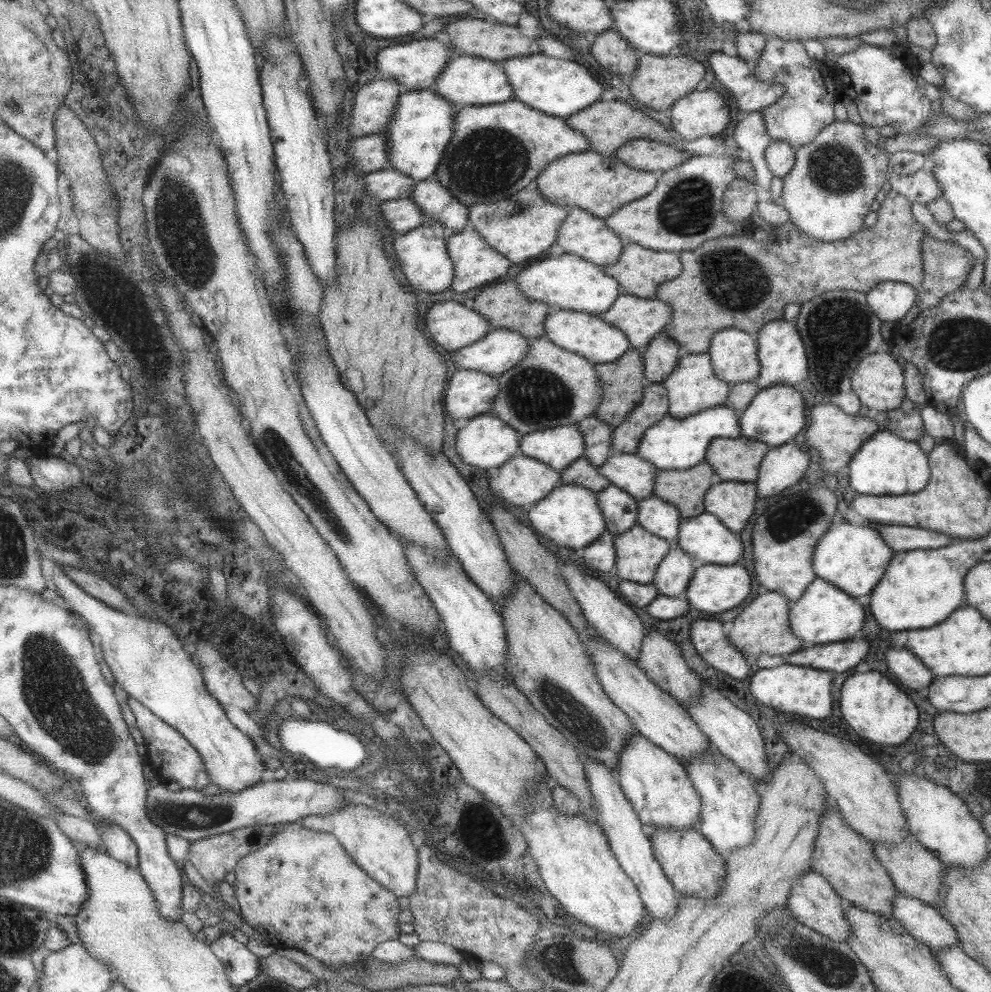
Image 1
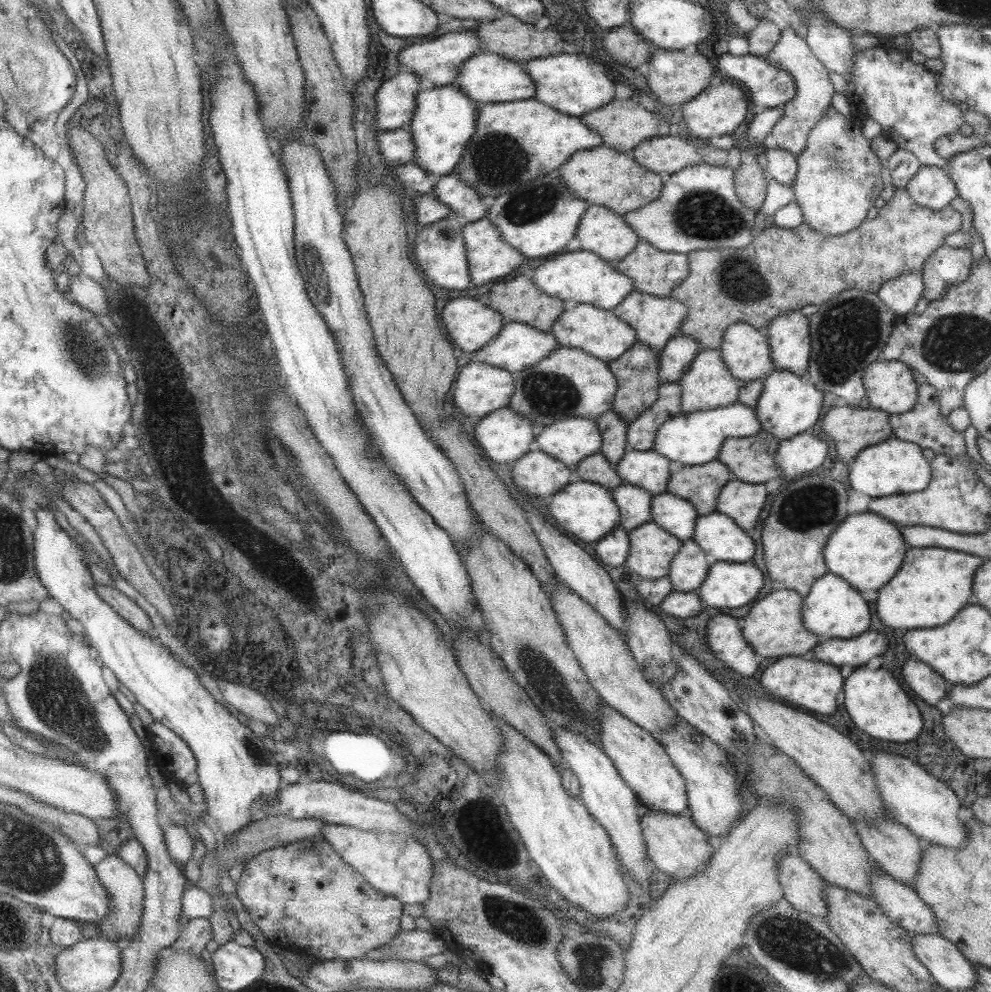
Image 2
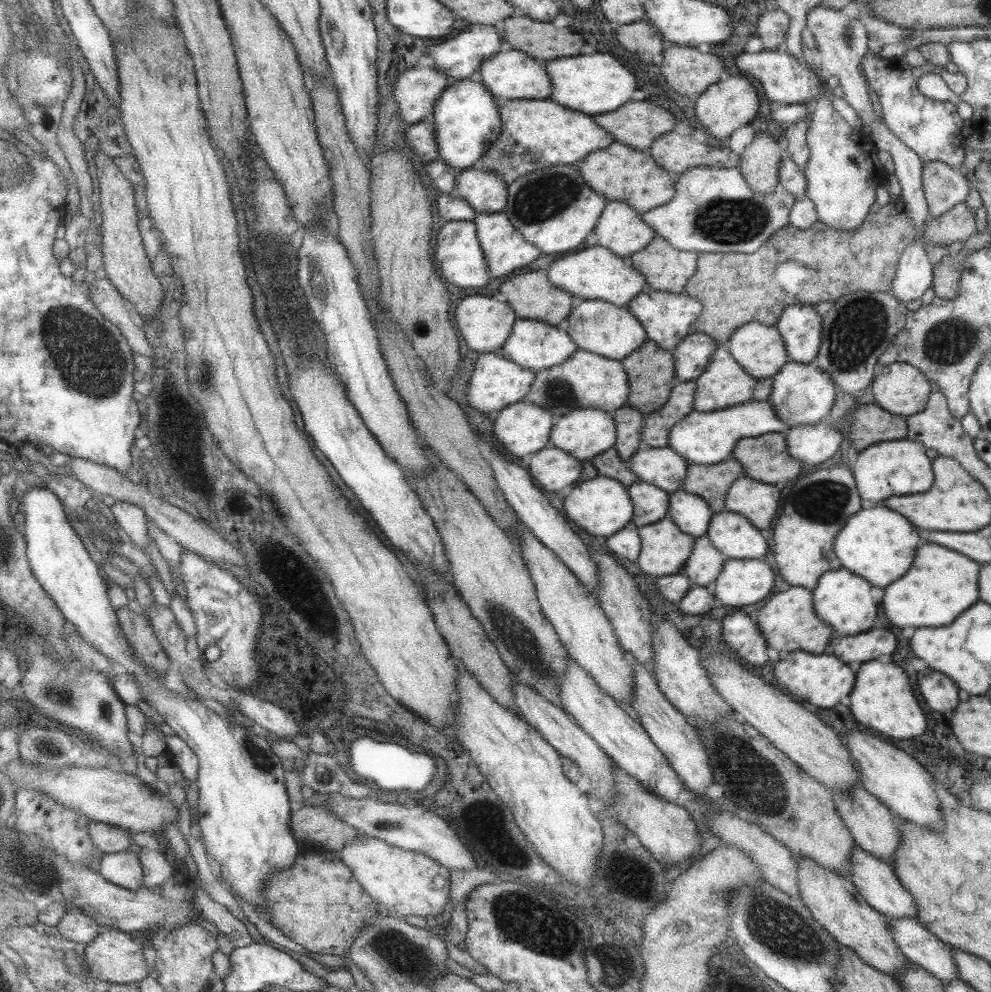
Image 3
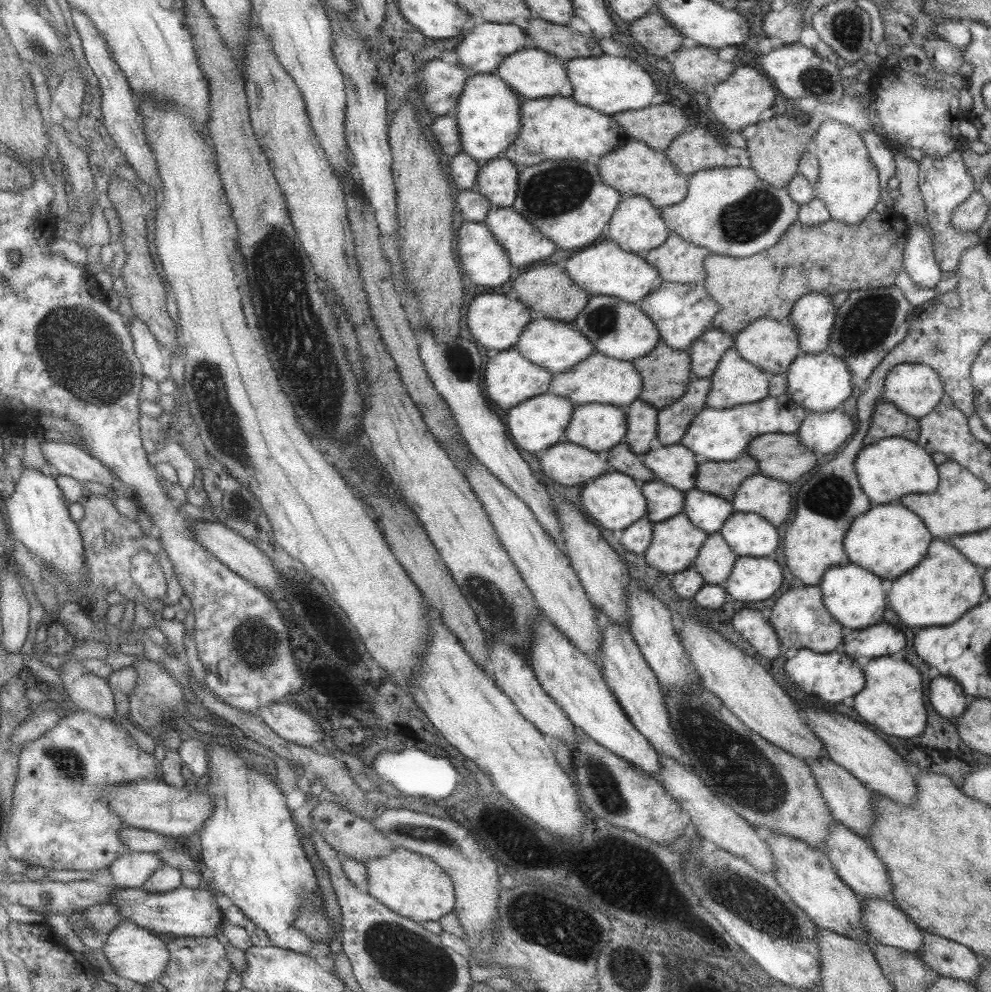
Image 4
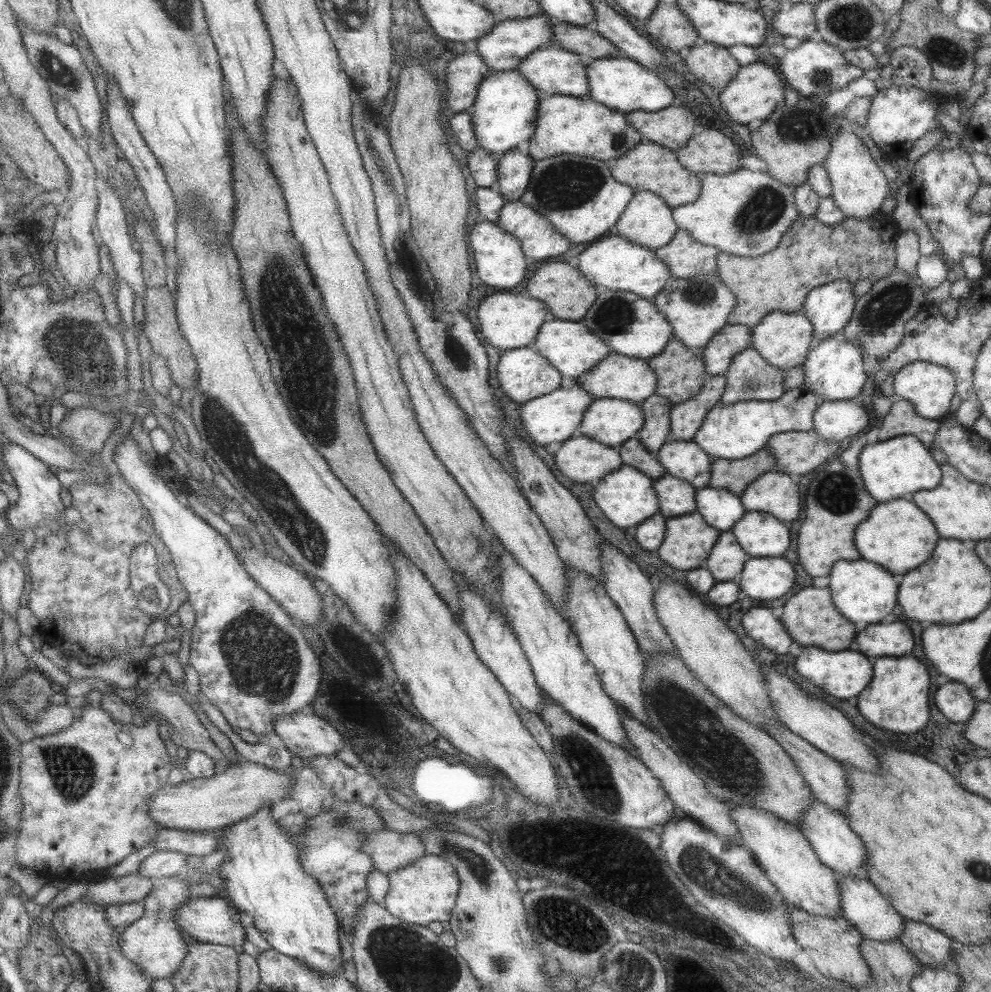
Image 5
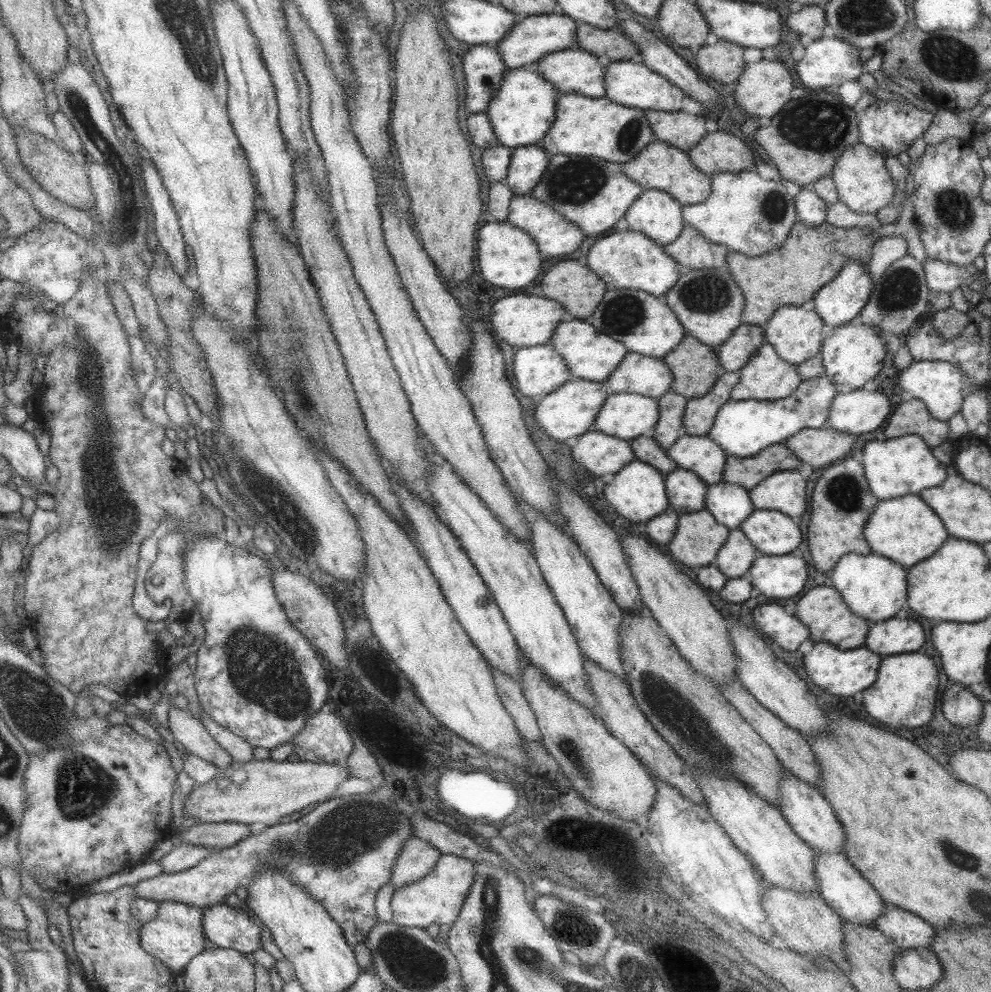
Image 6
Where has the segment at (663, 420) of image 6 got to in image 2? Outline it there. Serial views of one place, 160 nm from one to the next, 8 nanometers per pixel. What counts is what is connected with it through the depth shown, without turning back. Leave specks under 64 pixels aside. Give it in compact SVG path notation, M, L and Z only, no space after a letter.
M612 410L605 411L595 420L595 426L601 435L601 446L599 453L611 465L616 465L623 456L625 444L625 431L627 423L619 419Z

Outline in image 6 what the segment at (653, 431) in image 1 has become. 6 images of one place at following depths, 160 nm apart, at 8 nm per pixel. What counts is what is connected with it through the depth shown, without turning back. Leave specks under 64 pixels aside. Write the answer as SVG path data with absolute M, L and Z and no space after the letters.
M823 374L802 380L796 389L785 398L777 400L733 400L724 402L715 413L713 425L707 436L726 454L743 458L753 456L766 446L783 443L801 429L826 427L827 413L833 397L837 394L835 385Z

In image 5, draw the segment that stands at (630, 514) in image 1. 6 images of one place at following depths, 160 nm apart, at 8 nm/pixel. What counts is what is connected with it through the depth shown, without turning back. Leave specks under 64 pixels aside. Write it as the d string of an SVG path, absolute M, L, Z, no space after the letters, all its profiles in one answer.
M665 473L653 480L652 487L657 497L658 513L665 518L694 511L696 489L687 481Z

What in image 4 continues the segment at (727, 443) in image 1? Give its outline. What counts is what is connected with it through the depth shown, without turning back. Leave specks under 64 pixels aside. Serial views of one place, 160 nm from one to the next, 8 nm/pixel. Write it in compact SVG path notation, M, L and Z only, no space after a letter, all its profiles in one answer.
M781 433L756 436L744 454L757 461L759 473L783 482L795 482L815 466L815 458L820 458L803 447L795 434Z

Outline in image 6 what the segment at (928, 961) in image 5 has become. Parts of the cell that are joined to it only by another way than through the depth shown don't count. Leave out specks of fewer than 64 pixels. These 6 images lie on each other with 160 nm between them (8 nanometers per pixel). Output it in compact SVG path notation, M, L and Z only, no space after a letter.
M887 904L874 926L900 949L929 949L936 933L933 925L906 910Z

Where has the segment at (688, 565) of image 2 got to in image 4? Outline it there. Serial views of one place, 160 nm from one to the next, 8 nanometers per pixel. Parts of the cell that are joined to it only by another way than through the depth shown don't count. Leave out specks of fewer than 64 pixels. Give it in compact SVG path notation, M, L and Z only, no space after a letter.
M718 532L708 533L691 568L702 576L705 583L722 585L729 576L736 558Z

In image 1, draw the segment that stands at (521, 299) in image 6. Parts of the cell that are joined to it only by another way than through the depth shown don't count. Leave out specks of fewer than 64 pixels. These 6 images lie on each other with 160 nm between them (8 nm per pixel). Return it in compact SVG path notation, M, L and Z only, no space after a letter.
M439 302L423 316L429 340L444 350L456 351L476 343L491 326L478 312L457 302Z

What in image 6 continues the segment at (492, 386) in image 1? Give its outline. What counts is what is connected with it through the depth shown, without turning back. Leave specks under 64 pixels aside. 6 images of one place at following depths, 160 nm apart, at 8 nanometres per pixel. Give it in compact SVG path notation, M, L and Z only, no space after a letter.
M549 342L519 348L513 356L512 366L513 378L523 396L545 396L560 387L567 379L572 379L561 355Z

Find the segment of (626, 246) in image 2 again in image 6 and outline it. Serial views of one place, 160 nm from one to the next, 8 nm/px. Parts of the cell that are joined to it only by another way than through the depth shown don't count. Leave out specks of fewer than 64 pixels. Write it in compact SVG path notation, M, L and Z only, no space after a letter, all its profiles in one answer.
M643 189L624 217L628 230L640 232L663 247L673 242L685 225L682 208L666 192Z

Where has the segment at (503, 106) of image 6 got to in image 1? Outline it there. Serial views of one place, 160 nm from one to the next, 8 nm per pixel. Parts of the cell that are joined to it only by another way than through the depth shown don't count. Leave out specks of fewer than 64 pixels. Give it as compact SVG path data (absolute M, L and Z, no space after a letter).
M431 89L401 90L392 112L392 121L383 130L389 149L387 165L415 182L433 177L447 141L451 138L455 108Z

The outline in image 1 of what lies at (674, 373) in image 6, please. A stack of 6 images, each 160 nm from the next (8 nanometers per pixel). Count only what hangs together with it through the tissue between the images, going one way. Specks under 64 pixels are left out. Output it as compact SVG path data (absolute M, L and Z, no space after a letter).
M630 347L617 360L607 363L599 363L593 365L598 385L601 387L602 397L597 403L592 417L603 421L603 423L614 429L621 424L628 416L628 412L642 399L642 392L647 384L651 384L644 380L642 351Z

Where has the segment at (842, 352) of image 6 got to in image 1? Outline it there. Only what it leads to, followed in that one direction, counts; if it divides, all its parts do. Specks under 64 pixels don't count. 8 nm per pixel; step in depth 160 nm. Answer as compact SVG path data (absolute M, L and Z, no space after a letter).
M772 384L767 388L761 388L755 393L747 408L738 413L739 437L758 440L769 447L785 444L803 428L806 422L803 408L801 394L788 384Z

